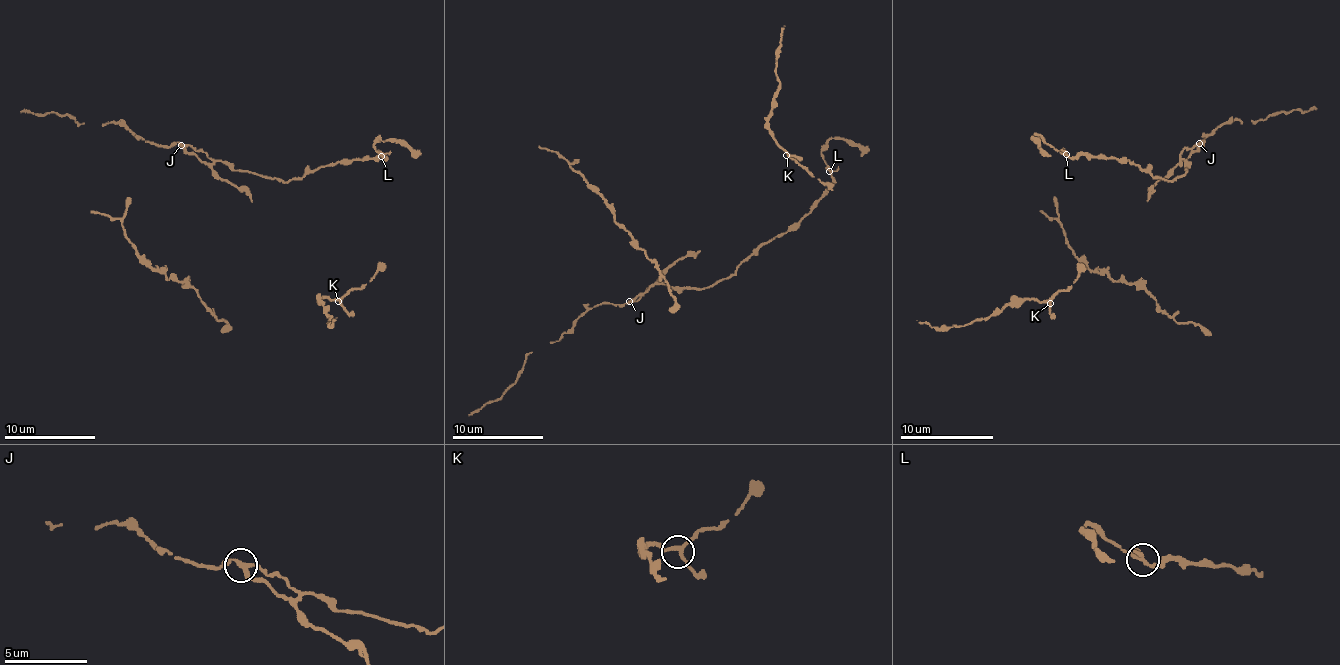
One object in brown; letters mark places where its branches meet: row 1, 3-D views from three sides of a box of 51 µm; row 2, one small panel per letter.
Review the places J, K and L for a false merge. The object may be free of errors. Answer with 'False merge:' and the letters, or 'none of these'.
False merge: J

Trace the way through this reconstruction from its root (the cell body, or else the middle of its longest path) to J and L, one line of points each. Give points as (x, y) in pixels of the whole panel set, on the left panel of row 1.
J: (302, 179), (282, 181), (232, 170), (221, 160), (202, 163), (182, 145)
L: (302, 179), (325, 165), (379, 156), (384, 158), (381, 156)

